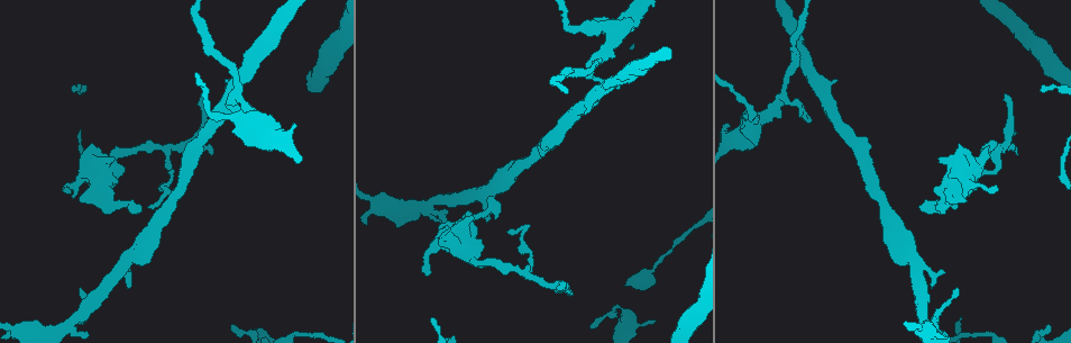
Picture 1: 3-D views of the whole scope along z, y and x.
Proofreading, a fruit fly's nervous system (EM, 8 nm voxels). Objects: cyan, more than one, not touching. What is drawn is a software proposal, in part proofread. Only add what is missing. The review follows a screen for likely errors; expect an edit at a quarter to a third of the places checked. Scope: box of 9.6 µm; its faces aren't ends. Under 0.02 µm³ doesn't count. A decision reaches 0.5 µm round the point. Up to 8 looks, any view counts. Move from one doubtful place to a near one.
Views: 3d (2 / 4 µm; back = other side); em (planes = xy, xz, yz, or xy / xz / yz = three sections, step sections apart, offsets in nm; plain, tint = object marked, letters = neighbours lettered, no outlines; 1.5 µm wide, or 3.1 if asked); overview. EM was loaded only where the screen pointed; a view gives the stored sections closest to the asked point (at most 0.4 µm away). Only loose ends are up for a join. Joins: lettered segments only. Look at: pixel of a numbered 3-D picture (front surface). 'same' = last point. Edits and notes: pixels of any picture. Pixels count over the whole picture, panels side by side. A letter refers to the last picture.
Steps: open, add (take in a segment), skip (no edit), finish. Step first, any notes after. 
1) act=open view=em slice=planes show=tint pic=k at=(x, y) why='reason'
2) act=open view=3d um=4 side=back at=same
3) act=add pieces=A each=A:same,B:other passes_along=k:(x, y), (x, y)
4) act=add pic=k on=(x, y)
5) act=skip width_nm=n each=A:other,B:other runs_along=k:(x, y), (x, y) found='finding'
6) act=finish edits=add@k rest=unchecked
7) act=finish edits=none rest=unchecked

act=open view=em slice=planes show=letters pic=1 at=(803, 119) why='branch stops here'

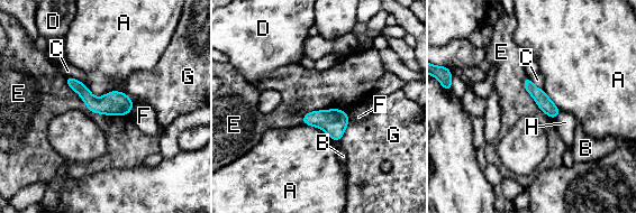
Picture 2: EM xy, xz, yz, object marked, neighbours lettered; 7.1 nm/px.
act=skip each=A:other,B:other,C:other,D:other,E:other,F:other,G:other,H:other border=2:(63, 77), (91, 111), (128, 114) found='none of them fits'

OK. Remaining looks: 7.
act=open view=3d um=4 pic=1 at=(136, 212) why='branch stops here'

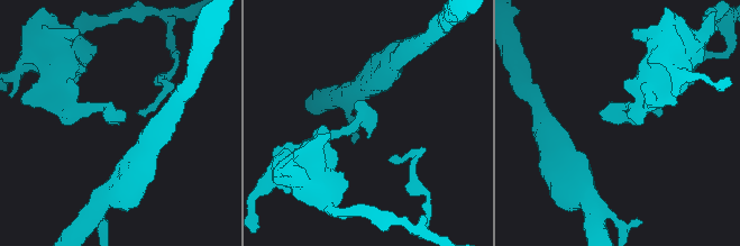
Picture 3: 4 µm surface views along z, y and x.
act=open view=em slice=xy step=4 show=letters pic=3 at=(632, 122) why='now the EM'

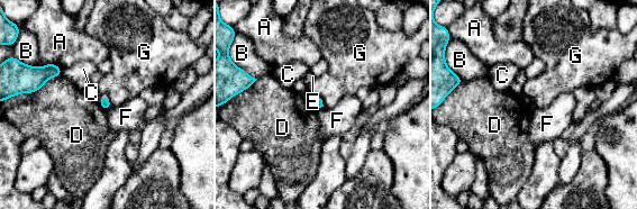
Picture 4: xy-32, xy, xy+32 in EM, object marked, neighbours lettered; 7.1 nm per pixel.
act=skip each=A:other,B:other,C:other,D:other,E:other,F:other,G:other border=4:(101, 94), (106, 94), (111, 105) found='none of them fits'

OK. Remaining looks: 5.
act=open view=em slice=planes show=letters pic=1 at=(200, 97) why='free end'

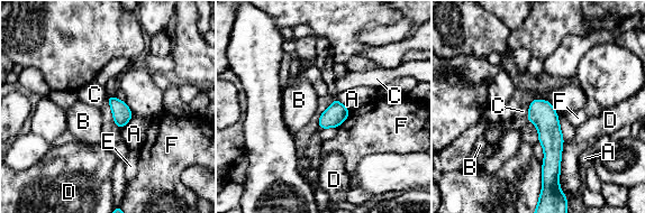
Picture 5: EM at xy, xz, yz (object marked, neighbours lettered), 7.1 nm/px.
act=skip each=A:other,B:other,C:other,D:other,E:other,F:other border=5:(529, 104), (526, 117) found='none of them fits'

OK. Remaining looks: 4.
act=finish edits=none rest=unchecked

